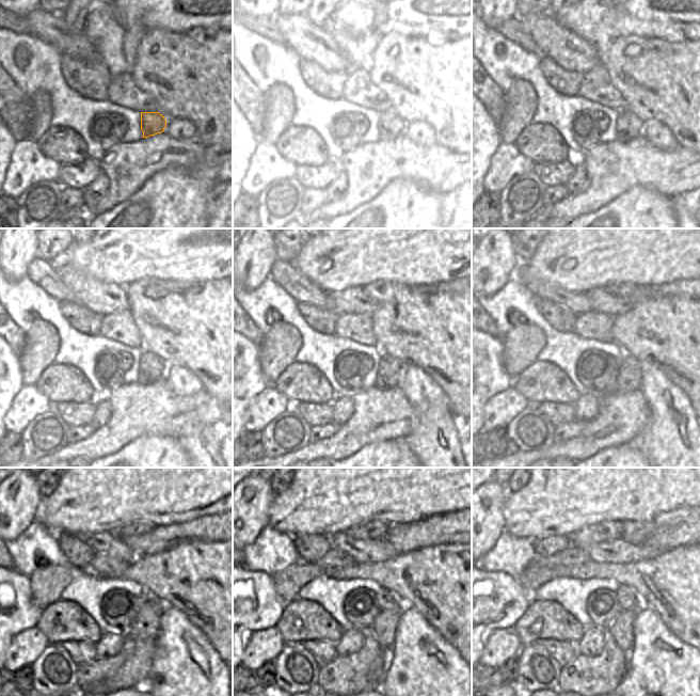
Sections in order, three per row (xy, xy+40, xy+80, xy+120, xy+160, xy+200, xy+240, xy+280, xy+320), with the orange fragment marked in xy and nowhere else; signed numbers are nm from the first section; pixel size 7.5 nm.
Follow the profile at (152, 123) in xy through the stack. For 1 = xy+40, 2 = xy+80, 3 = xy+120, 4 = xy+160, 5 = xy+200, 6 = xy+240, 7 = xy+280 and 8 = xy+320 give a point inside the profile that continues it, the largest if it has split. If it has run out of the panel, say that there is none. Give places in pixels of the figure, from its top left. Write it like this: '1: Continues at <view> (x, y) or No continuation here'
1: Continues at xy+40 (391, 125)
2: Continues at xy+80 (629, 126)
3: Continues at xy+120 (152, 368)
4: Continues at xy+160 (390, 369)
5: Continues at xy+200 (630, 372)
6: Continues at xy+240 (146, 625)
7: Continues at xy+280 (384, 626)
8: Continues at xy+320 (621, 630).

